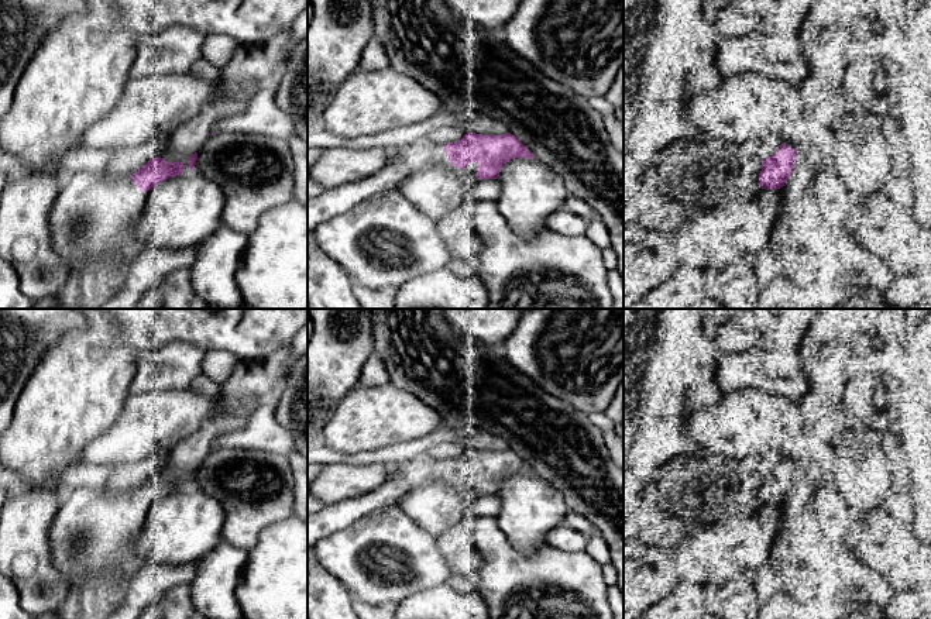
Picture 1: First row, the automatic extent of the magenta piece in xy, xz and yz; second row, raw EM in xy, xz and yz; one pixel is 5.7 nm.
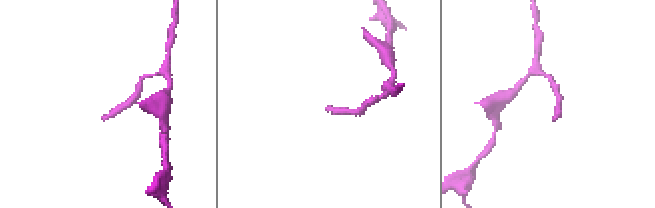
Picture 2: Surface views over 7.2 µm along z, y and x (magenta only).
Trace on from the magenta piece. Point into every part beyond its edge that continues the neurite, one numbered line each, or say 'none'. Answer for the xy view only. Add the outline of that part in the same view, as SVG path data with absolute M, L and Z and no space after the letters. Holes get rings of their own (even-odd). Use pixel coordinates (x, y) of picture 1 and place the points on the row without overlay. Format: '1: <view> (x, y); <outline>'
1: xy (95, 532); M87 486L68 488L61 502L55 520L49 527L51 561L66 580L69 588L93 577L113 572L124 575L130 568L135 571L147 561L137 553L137 539L145 523L151 506L141 508L131 495L133 491L111 494L106 486L92 489Z

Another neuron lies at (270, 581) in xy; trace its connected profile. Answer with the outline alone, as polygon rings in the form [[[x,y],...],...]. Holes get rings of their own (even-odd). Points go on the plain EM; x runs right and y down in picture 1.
[[[293,515],[267,526],[251,550],[221,540],[200,560],[189,588],[206,619],[308,619],[308,525]]]

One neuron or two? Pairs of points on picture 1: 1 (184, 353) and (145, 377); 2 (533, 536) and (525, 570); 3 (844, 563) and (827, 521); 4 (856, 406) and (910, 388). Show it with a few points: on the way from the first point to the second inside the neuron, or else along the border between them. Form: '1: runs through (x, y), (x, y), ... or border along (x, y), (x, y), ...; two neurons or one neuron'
1: runs through (174, 363), (168, 368), (155, 371); one neuron
2: border along (504, 532), (521, 552), (538, 550); two neurons
3: runs through (841, 553), (834, 530); one neuron
4: border along (855, 375), (880, 375), (887, 382); two neurons

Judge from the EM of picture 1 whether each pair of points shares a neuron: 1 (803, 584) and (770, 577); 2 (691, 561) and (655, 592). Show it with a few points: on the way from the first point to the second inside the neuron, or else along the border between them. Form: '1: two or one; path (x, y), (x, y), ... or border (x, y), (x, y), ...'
1: two; border (786, 575), (780, 590)
2: two; border (672, 553), (674, 574), (680, 580), (706, 587)

